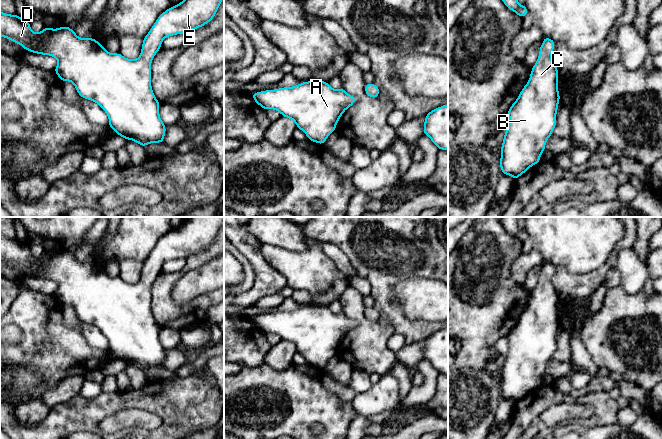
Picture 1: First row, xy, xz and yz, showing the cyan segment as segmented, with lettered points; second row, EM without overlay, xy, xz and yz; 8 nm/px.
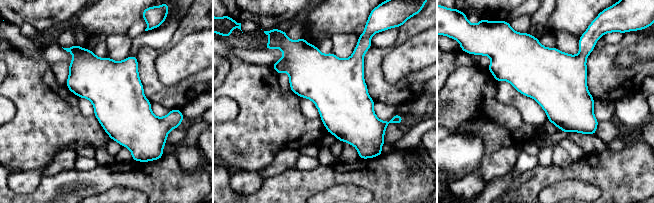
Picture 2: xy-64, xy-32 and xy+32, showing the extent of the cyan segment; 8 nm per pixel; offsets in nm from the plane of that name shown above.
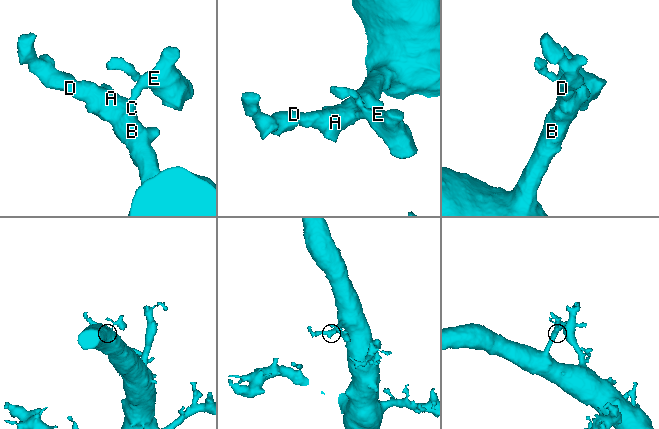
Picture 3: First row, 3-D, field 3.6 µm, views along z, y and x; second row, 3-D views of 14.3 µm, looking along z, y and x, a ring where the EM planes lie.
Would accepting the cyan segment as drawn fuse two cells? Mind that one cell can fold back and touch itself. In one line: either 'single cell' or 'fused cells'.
single cell

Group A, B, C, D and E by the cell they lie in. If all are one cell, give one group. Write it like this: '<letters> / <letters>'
A B C D E

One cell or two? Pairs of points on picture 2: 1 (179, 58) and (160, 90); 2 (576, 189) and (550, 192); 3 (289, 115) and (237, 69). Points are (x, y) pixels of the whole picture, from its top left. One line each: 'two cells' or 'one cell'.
1: two cells
2: one cell
3: one cell

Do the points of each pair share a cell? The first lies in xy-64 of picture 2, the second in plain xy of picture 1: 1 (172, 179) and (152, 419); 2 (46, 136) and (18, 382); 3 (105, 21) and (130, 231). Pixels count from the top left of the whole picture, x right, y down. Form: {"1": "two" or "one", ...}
{"1": "two", "2": "two", "3": "one"}

